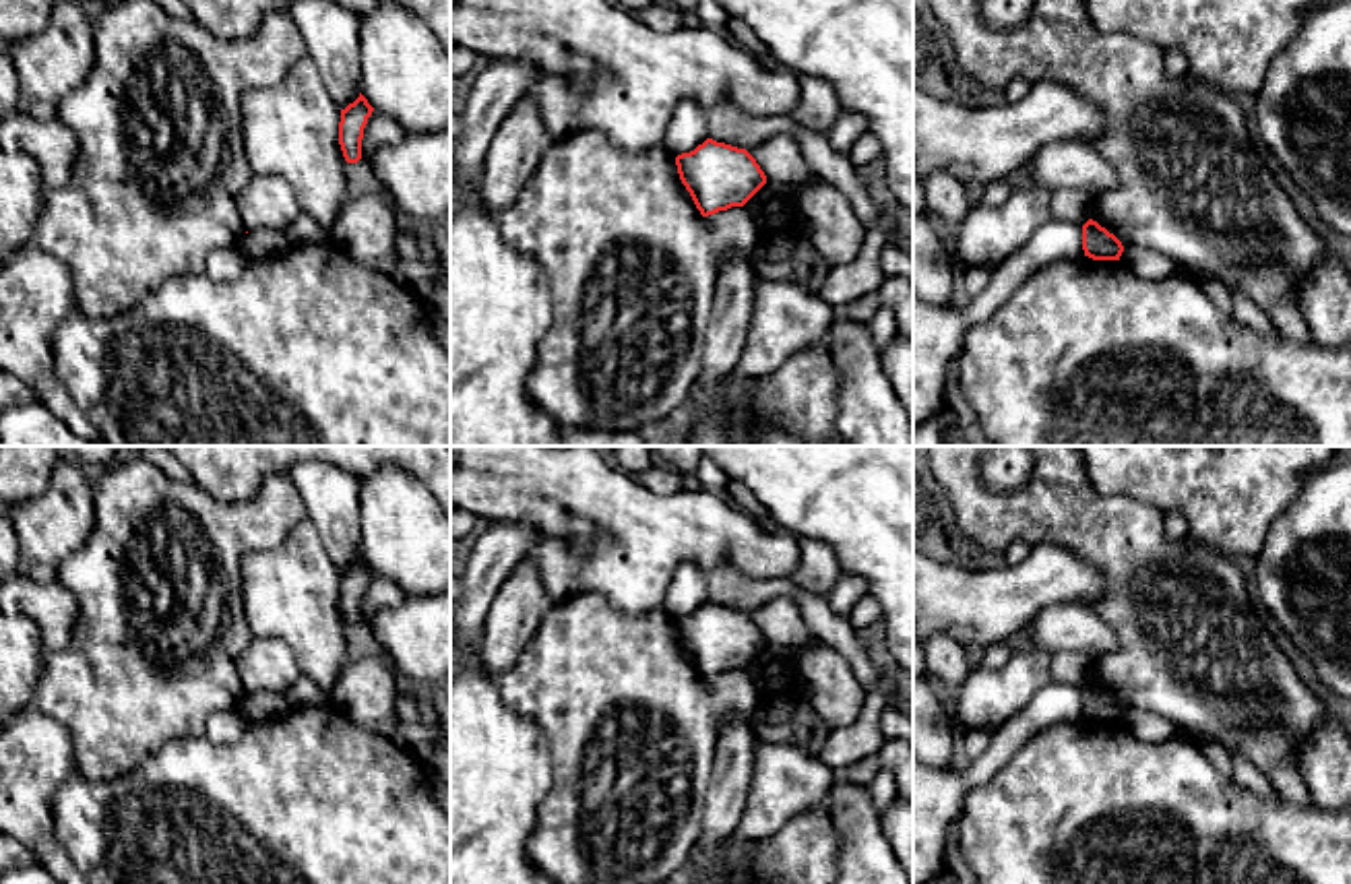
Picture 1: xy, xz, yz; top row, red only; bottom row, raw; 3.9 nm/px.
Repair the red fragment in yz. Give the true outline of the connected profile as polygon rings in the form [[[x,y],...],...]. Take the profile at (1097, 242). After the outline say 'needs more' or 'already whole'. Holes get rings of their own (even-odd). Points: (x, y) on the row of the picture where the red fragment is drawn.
[[[1089,219],[1082,225],[1082,250],[1093,260],[1120,260],[1124,246],[1113,233]]] | already whole

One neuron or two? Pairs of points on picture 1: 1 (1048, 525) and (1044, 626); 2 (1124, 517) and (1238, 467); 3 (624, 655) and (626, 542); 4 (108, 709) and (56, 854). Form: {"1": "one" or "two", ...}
{"1": "two", "2": "two", "3": "two", "4": "two"}

